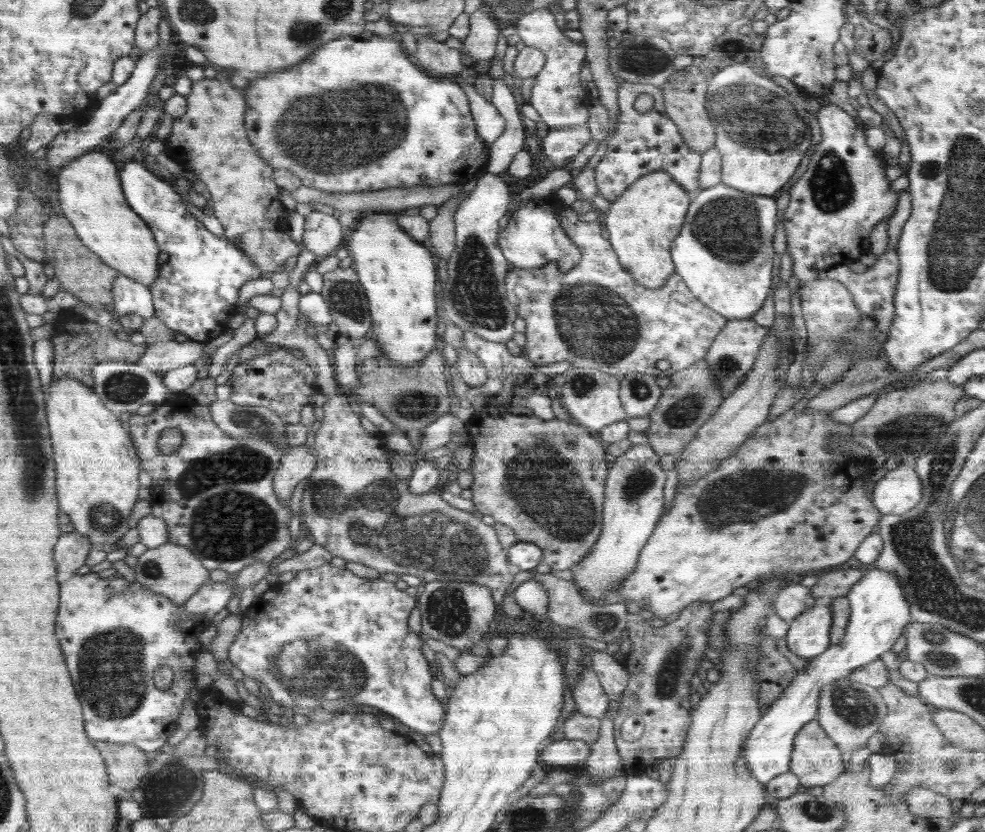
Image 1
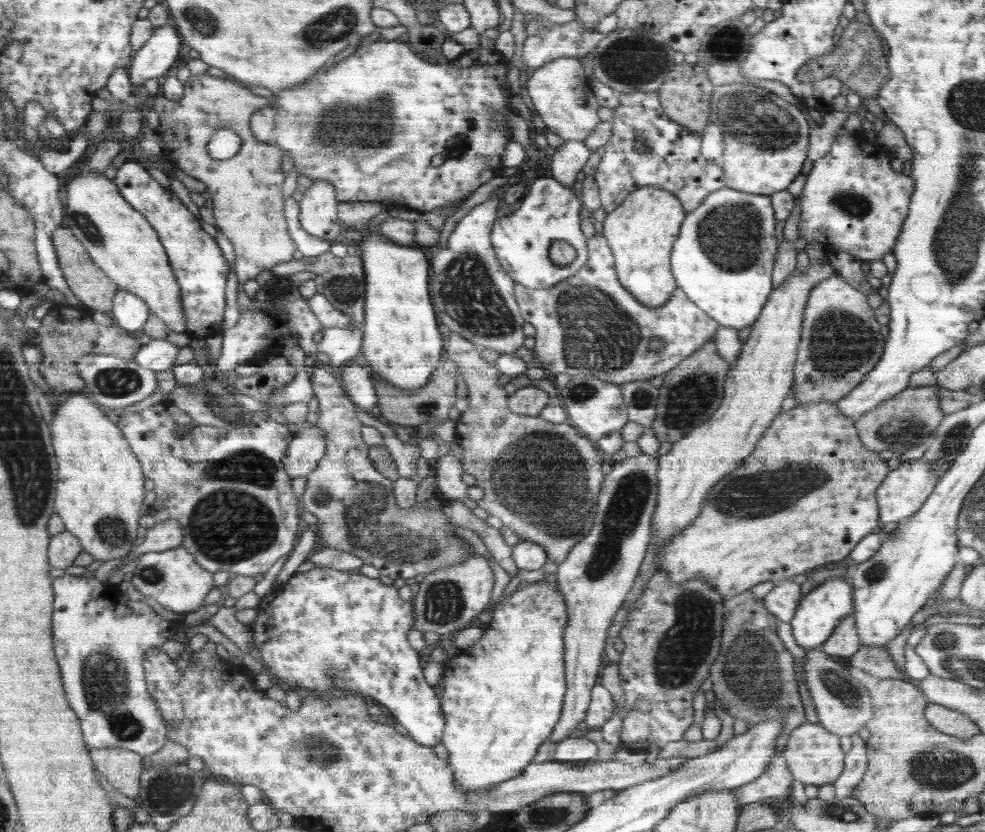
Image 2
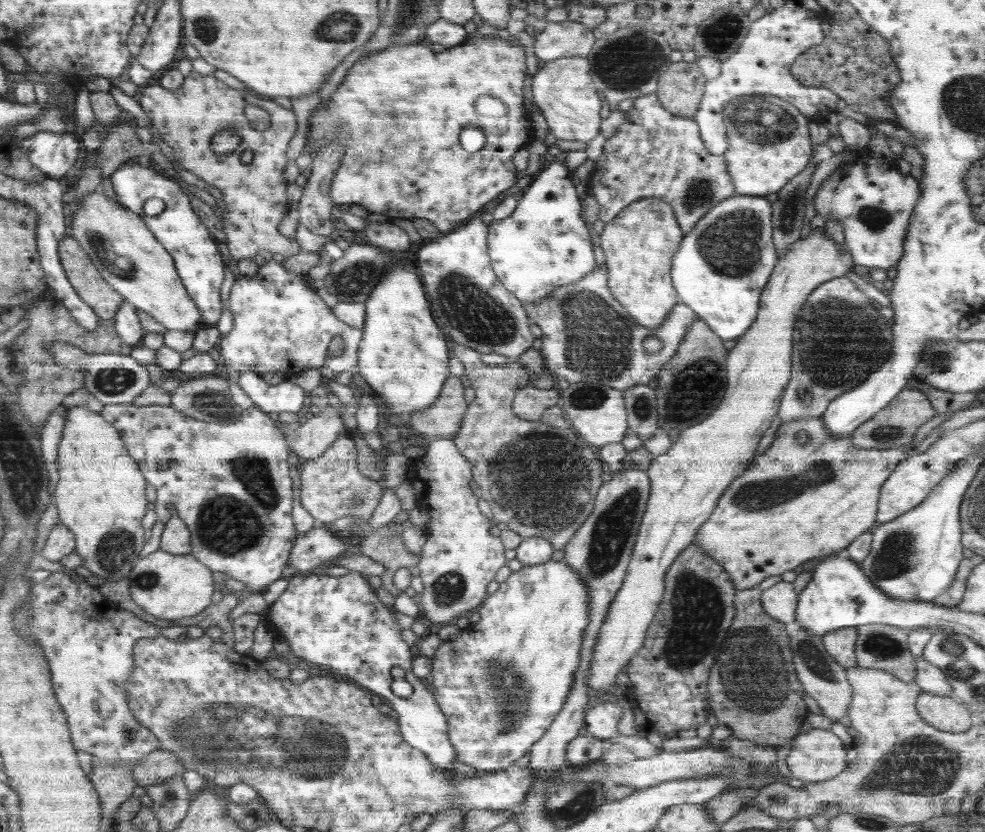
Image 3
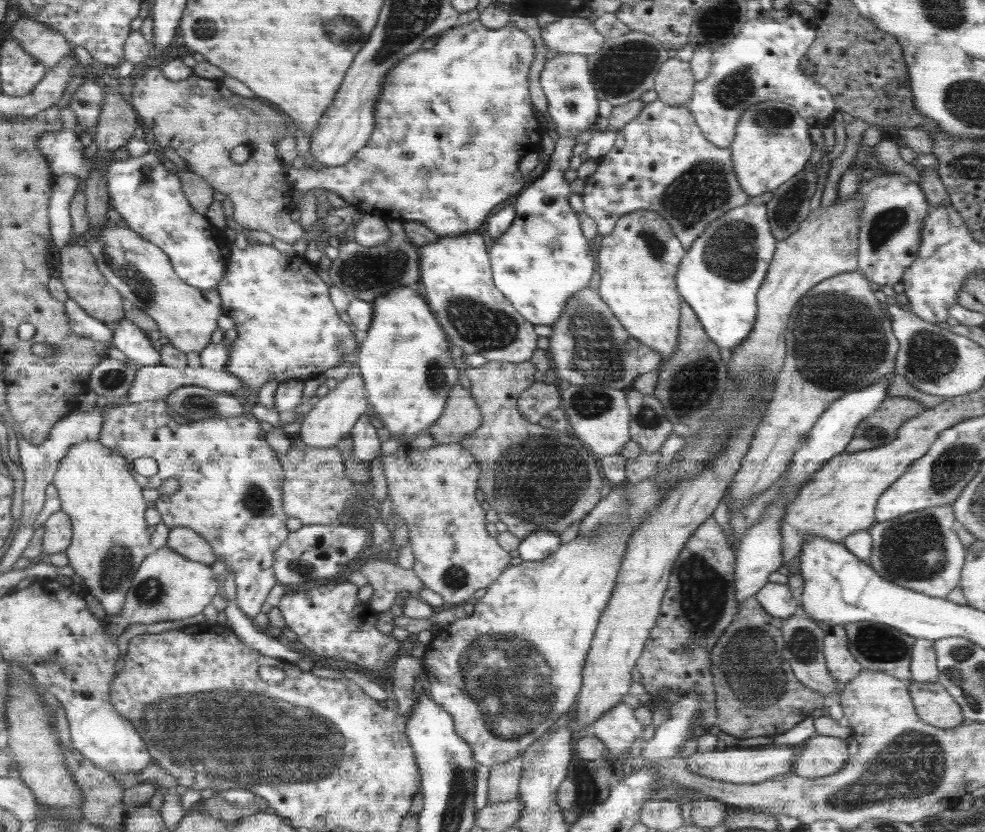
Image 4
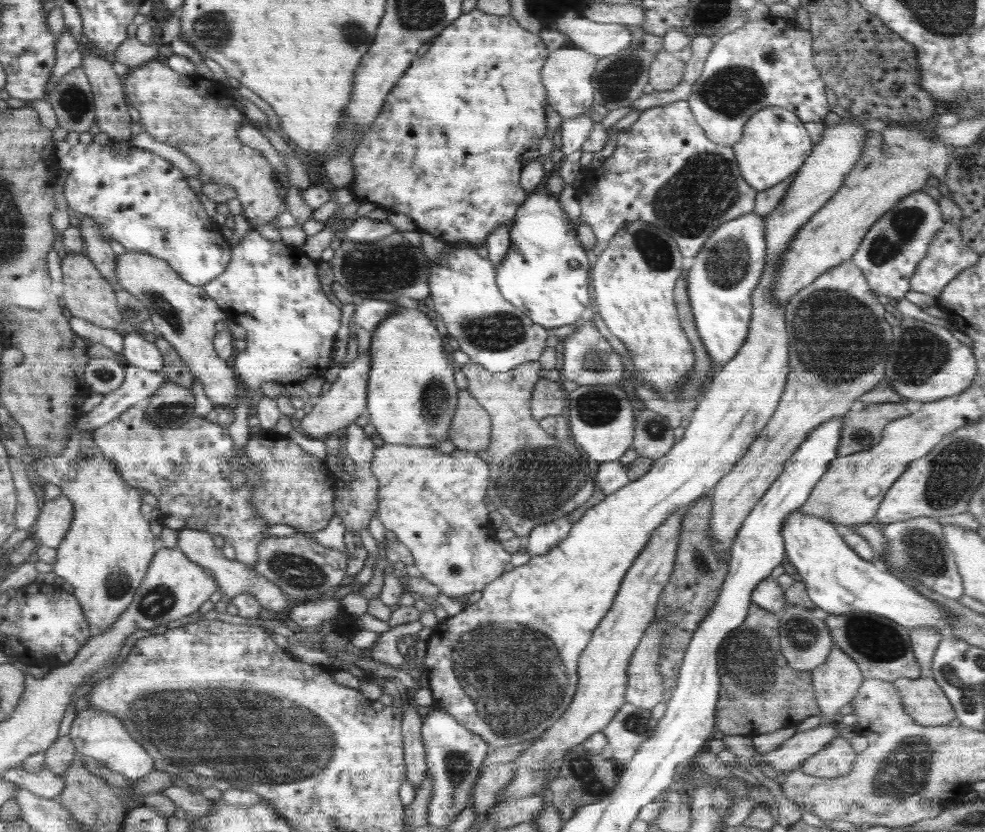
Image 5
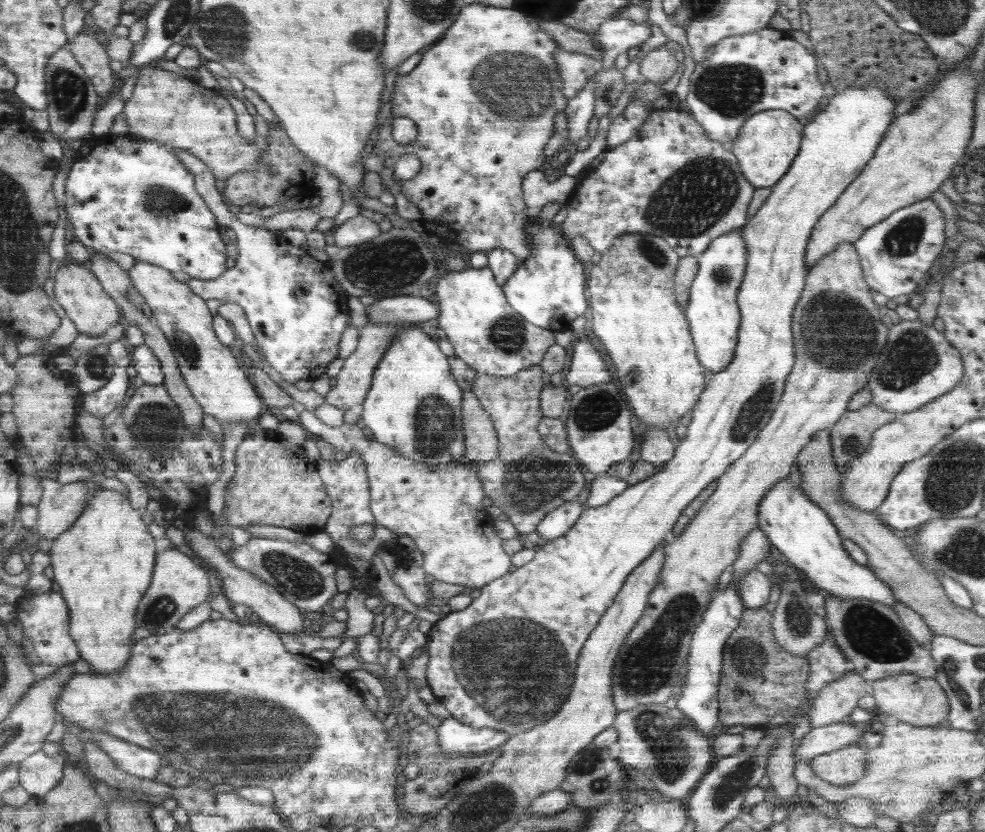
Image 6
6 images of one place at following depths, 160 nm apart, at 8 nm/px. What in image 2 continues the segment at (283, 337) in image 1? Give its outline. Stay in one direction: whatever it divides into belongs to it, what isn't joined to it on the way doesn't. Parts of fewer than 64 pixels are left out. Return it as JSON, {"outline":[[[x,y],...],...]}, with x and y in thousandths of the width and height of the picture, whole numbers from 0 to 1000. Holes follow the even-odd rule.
{"outline":[[[329,439],[325,452],[316,452],[318,474],[324,487],[324,501],[320,512],[330,517],[332,538],[330,549],[323,555],[322,564],[311,571],[312,581],[307,595],[307,606],[322,623],[323,657],[341,659],[358,666],[366,671],[369,678],[381,680],[388,692],[394,692],[400,698],[404,695],[421,695],[424,690],[432,691],[472,673],[480,659],[475,650],[461,643],[462,633],[454,626],[449,609],[435,612],[432,602],[427,602],[415,612],[403,608],[400,578],[382,567],[382,563],[378,560],[374,550],[375,536],[365,522],[369,510],[361,502],[361,488],[357,486],[358,481],[351,476],[349,466],[341,459],[337,448]]]}

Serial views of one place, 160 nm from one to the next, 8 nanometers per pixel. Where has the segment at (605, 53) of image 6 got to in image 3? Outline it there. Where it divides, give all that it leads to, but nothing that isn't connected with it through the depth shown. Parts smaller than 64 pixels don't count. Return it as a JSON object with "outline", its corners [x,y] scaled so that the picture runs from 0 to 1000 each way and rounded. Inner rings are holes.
{"outline":[[[555,25],[552,36],[544,42],[541,50],[543,66],[554,75],[556,78],[571,70],[586,70],[597,69],[605,53],[605,47],[601,41],[601,35],[597,35],[591,28],[585,25],[558,26]]]}

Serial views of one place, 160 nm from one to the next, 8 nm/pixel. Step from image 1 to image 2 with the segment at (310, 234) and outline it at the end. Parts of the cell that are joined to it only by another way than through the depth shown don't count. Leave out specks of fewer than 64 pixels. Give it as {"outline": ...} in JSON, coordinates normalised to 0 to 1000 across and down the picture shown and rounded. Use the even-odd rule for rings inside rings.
{"outline":[[[329,216],[318,218],[304,244],[304,266],[307,274],[335,292],[345,281],[346,266],[342,258],[341,225]]]}

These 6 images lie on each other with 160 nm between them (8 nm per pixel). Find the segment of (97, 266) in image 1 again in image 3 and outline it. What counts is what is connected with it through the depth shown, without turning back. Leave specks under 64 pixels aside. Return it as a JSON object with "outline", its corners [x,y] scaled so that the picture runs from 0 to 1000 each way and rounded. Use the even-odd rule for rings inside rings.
{"outline":[[[67,284],[60,291],[62,319],[79,356],[90,365],[101,383],[118,381],[119,373],[127,363],[106,335],[96,316],[78,287]]]}

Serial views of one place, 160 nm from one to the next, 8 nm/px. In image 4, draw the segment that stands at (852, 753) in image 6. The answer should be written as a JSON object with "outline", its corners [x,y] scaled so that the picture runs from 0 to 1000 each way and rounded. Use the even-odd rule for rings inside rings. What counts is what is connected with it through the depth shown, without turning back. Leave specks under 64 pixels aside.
{"outline":[[[846,885],[822,886],[813,897],[803,928],[822,936],[851,928],[863,911],[860,893],[860,889]]]}

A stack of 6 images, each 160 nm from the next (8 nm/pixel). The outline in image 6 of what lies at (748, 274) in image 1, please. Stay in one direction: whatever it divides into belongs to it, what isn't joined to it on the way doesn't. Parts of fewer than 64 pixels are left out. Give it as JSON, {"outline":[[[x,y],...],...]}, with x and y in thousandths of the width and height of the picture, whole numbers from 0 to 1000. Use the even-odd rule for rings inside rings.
{"outline":[[[752,275],[726,286],[716,303],[708,308],[708,331],[699,346],[699,364],[694,373],[709,435],[715,446],[723,450],[733,447],[741,439],[748,418],[752,380],[748,353],[758,319],[758,300]]]}

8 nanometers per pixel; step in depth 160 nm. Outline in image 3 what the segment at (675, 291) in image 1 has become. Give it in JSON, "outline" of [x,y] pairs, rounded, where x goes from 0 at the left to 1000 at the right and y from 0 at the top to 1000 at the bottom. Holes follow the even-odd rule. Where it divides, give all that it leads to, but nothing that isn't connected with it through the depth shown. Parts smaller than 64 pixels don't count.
{"outline":[[[613,316],[593,335],[573,343],[562,349],[560,356],[532,369],[542,389],[550,395],[550,421],[547,423],[553,431],[554,444],[562,453],[583,462],[601,459],[605,454],[613,464],[623,464],[623,468],[634,470],[644,464],[658,463],[687,425],[699,400],[701,388],[710,382],[697,365],[689,364],[675,389],[668,392],[668,397],[650,392],[623,358],[618,347],[618,326]],[[661,403],[674,411],[668,425],[658,425],[652,418],[654,406]]]}

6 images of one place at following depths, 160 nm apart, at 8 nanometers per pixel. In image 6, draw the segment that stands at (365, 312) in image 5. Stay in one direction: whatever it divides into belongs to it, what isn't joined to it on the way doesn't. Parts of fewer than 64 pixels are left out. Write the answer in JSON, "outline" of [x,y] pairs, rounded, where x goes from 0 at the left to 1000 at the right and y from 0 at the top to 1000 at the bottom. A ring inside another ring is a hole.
{"outline":[[[425,353],[384,359],[372,369],[376,388],[420,388],[445,383],[446,364],[435,362]]]}

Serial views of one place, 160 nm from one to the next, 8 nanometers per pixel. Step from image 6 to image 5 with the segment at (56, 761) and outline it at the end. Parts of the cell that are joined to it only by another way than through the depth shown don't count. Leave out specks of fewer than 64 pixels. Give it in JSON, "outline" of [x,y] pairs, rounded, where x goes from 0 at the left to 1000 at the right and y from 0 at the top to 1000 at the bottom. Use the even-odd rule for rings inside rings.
{"outline":[[[22,919],[8,925],[3,934],[8,940],[13,940],[18,946],[28,948],[41,959],[56,960],[64,951],[66,940],[63,933],[53,928],[46,919],[40,928],[25,927]]]}

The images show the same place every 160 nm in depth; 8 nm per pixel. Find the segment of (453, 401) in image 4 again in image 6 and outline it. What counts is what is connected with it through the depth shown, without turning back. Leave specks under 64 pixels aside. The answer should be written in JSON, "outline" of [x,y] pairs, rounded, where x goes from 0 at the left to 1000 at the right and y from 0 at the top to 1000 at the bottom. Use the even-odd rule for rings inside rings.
{"outline":[[[478,470],[471,471],[469,476],[469,507],[472,513],[473,550],[477,555],[487,558],[509,548],[508,524],[499,500]]]}

